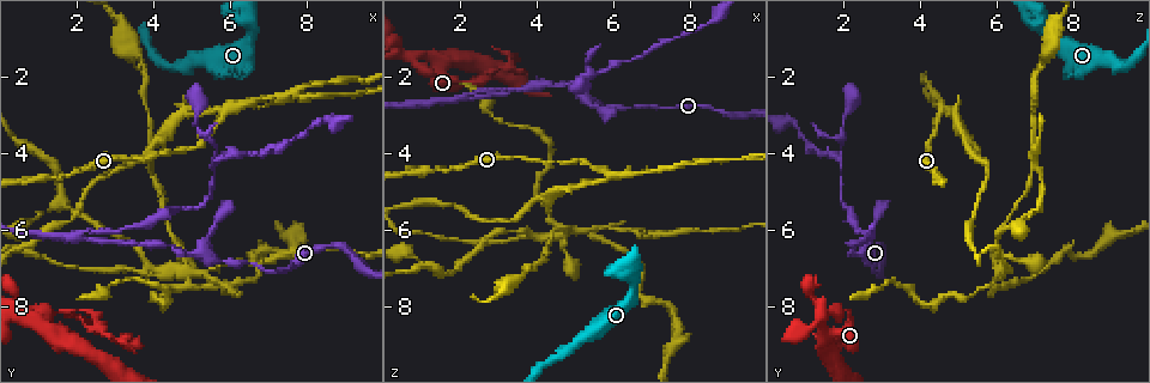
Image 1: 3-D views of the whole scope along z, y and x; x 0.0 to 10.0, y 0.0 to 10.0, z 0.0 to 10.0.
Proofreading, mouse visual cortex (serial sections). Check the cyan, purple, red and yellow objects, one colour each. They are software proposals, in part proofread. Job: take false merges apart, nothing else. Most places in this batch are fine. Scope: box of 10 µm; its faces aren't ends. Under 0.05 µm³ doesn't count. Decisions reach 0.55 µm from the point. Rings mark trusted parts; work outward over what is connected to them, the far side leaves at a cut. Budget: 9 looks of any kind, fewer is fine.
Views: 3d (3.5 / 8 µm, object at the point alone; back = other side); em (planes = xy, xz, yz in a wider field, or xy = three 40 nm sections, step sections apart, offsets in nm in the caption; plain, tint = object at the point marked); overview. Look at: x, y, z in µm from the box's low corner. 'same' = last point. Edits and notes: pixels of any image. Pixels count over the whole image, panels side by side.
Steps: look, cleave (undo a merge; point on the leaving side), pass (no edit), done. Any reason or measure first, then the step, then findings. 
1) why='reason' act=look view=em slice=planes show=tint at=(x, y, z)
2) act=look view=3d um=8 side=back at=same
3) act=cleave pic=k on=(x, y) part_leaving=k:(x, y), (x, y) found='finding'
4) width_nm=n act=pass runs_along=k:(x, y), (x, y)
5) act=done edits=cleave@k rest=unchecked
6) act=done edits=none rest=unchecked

why='sharp bend' act=look view=3d um=3.5 at=(5.35, 6.60, 2.60)

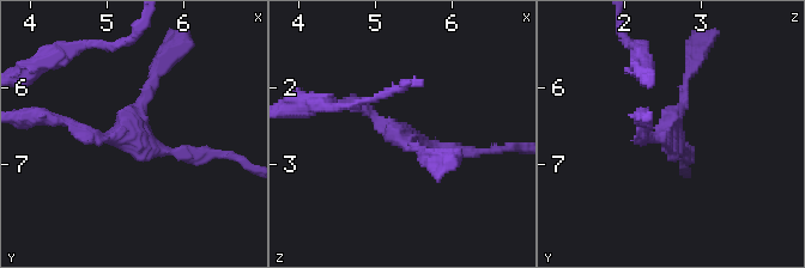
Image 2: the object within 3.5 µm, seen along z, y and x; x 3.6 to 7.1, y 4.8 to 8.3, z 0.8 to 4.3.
act=look view=em slice=xy step=3 show=tint at=(5.35, 6.60, 2.55)

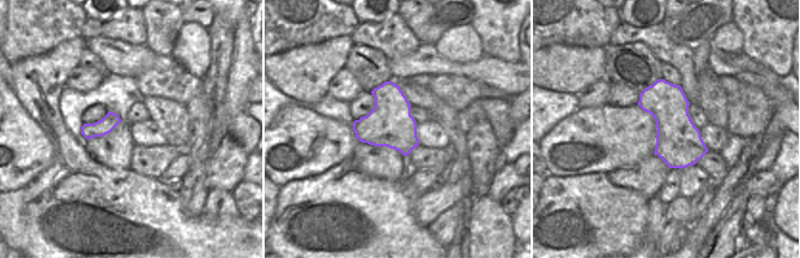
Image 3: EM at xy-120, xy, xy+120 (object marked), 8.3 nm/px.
act=pass found='all the same cell'

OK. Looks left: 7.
why='sharp bend' act=look view=3d um=8 at=(5.95, 2.80, 4.60)

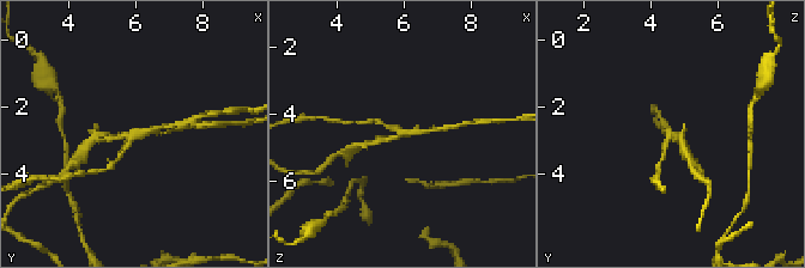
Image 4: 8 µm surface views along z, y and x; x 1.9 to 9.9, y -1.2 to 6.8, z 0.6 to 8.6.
act=look view=3d um=3.5 at=same

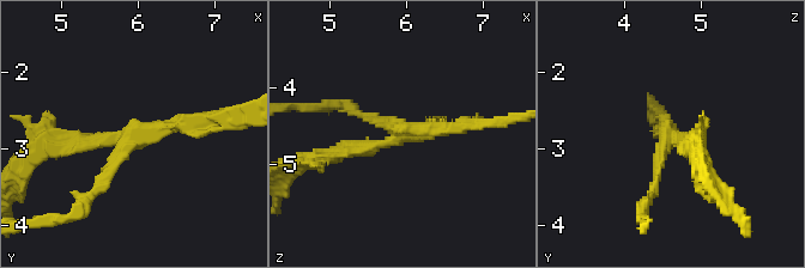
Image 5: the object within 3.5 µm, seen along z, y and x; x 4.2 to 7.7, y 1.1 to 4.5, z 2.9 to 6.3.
arms=3 arm_widths_nm=150,150,150 why='now the EM' act=look view=em slice=xy step=2 show=tint at=(5.90, 2.85, 4.60)

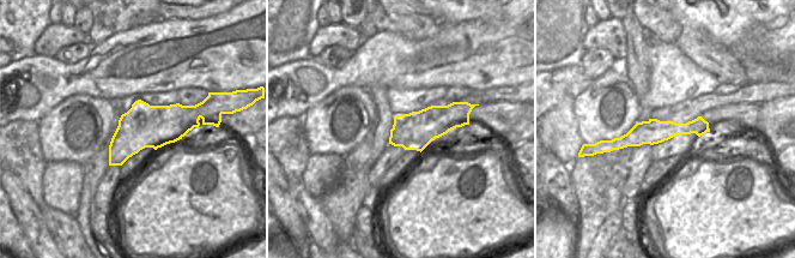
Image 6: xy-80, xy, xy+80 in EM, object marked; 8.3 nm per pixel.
act=cleave pic=5 on=(80, 141) part_leaving=5:(128, 138), (47, 138), (32, 156) found='two cells meet here'

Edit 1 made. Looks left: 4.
act=look view=overview

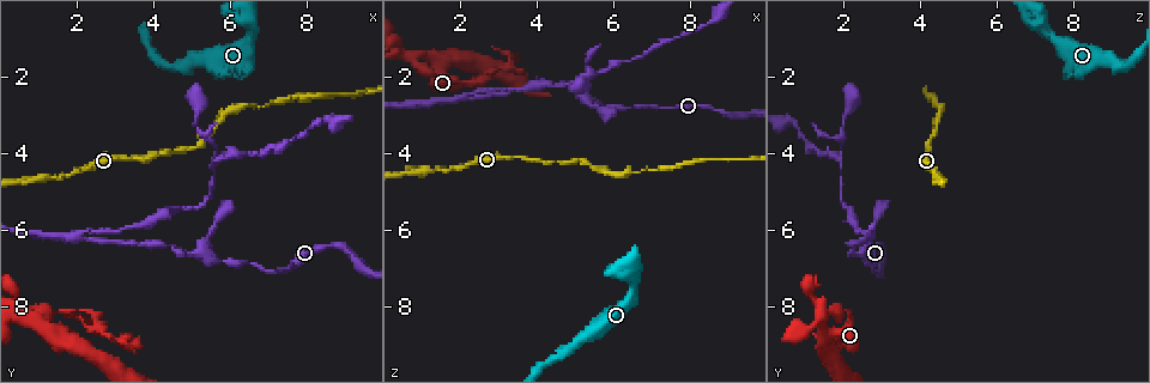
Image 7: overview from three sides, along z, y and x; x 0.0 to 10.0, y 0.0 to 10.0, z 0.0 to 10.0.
why='side arm on a straight run' act=look view=3d um=3.5 at=(2.10, 6.25, 2.65)

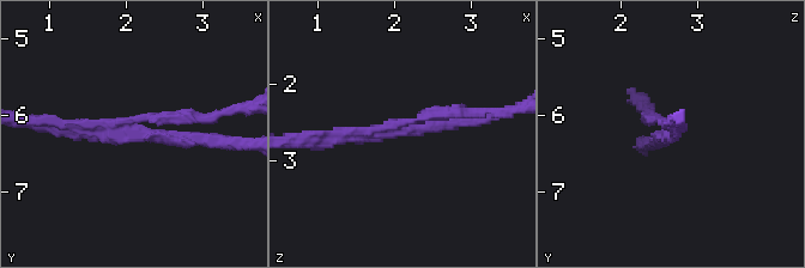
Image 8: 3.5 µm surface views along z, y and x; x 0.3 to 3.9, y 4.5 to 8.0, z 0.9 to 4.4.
arms=3 arm_widths_nm=150,150,200 act=look view=em slice=xy step=1 show=tint at=(2.15, 6.20, 2.55)

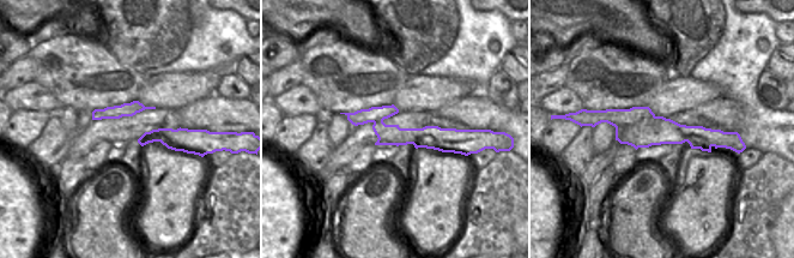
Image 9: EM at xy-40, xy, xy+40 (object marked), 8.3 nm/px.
why='another direction' act=look view=em slice=xy step=3 show=tint at=same

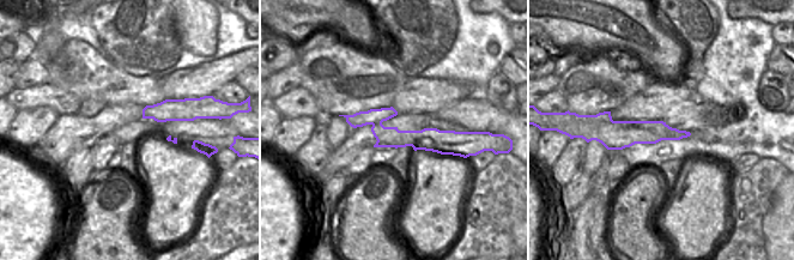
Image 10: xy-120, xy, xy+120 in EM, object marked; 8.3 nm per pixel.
act=cleave pic=8 on=(442, 110) part_leaving=8:(133, 123), (247, 109) found='two cells meet here'

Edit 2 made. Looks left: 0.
act=done edits=cleave@5,cleave@8 rest=unchecked

